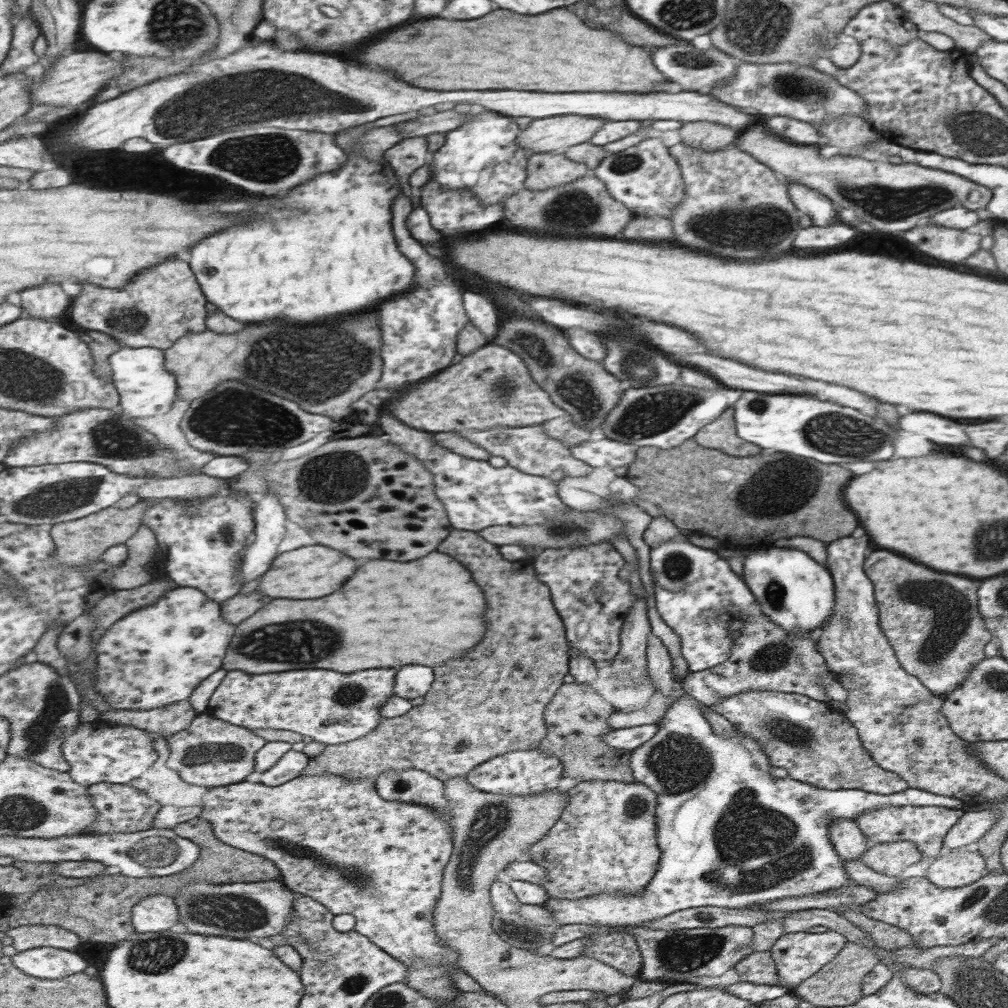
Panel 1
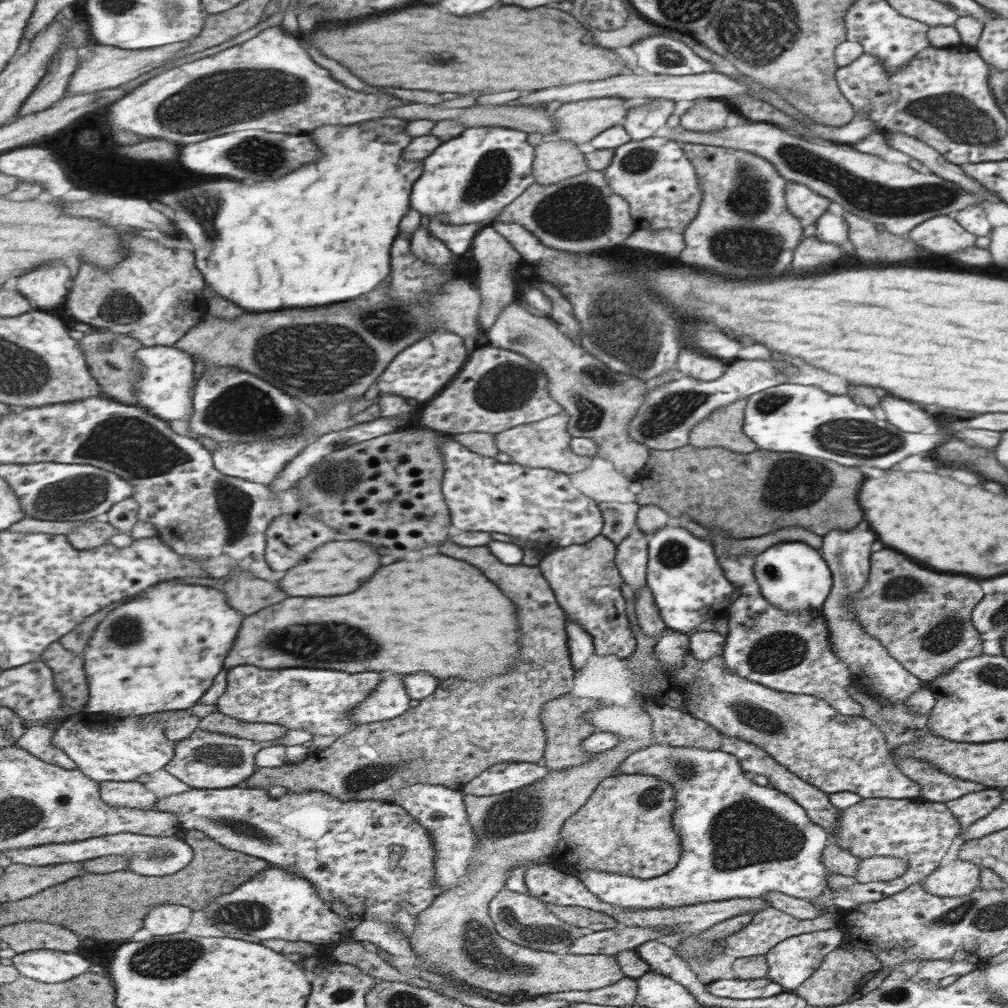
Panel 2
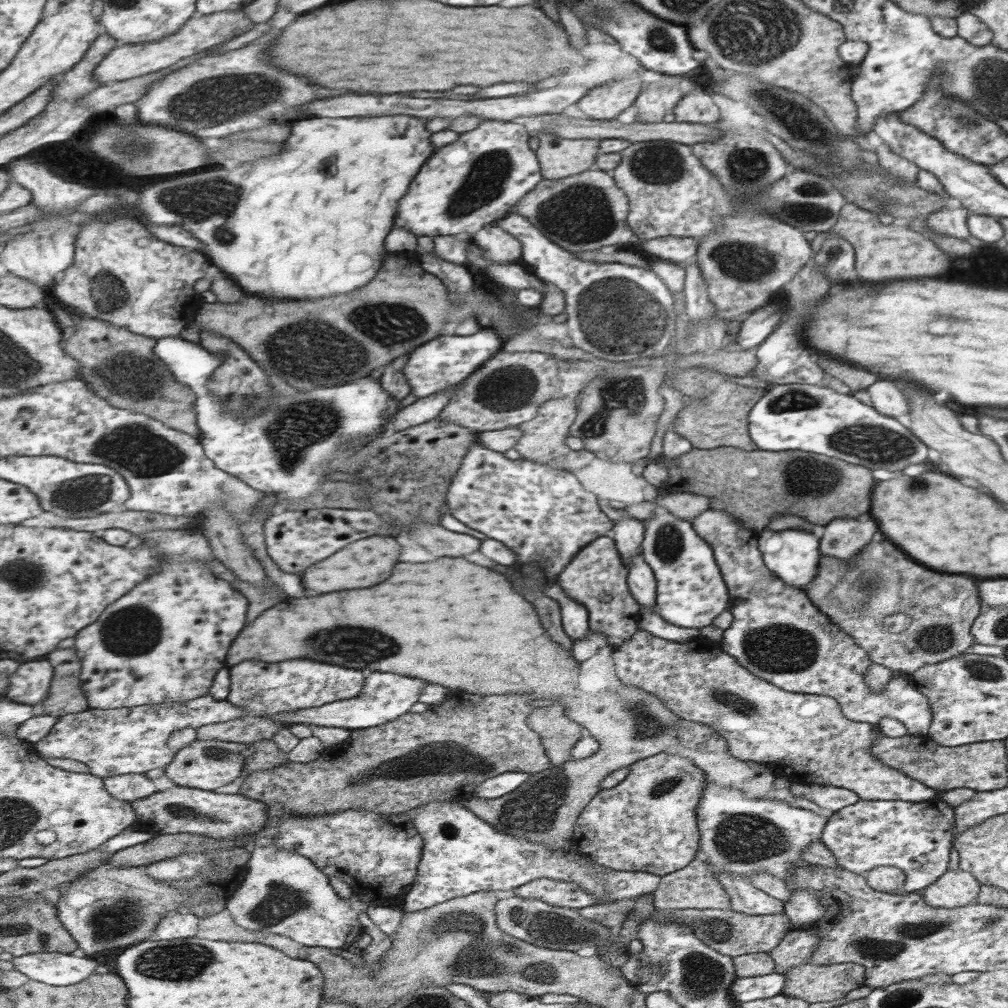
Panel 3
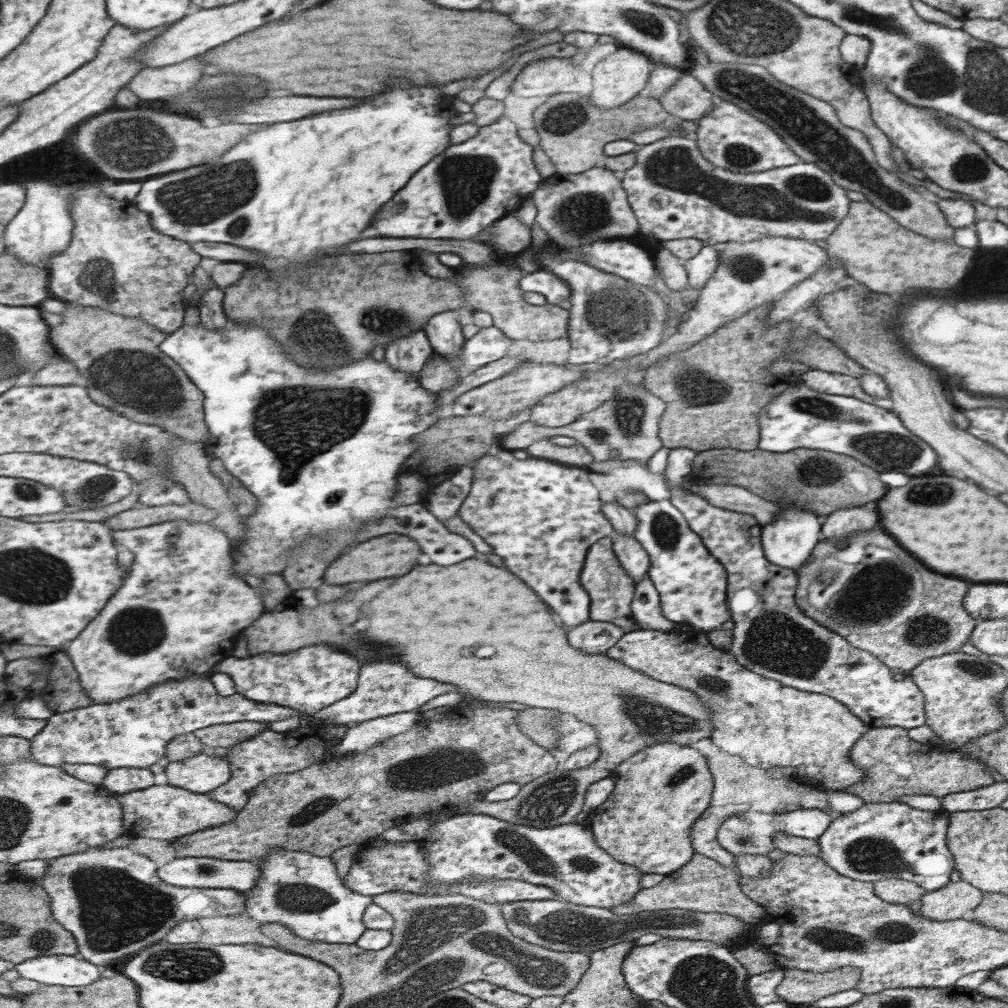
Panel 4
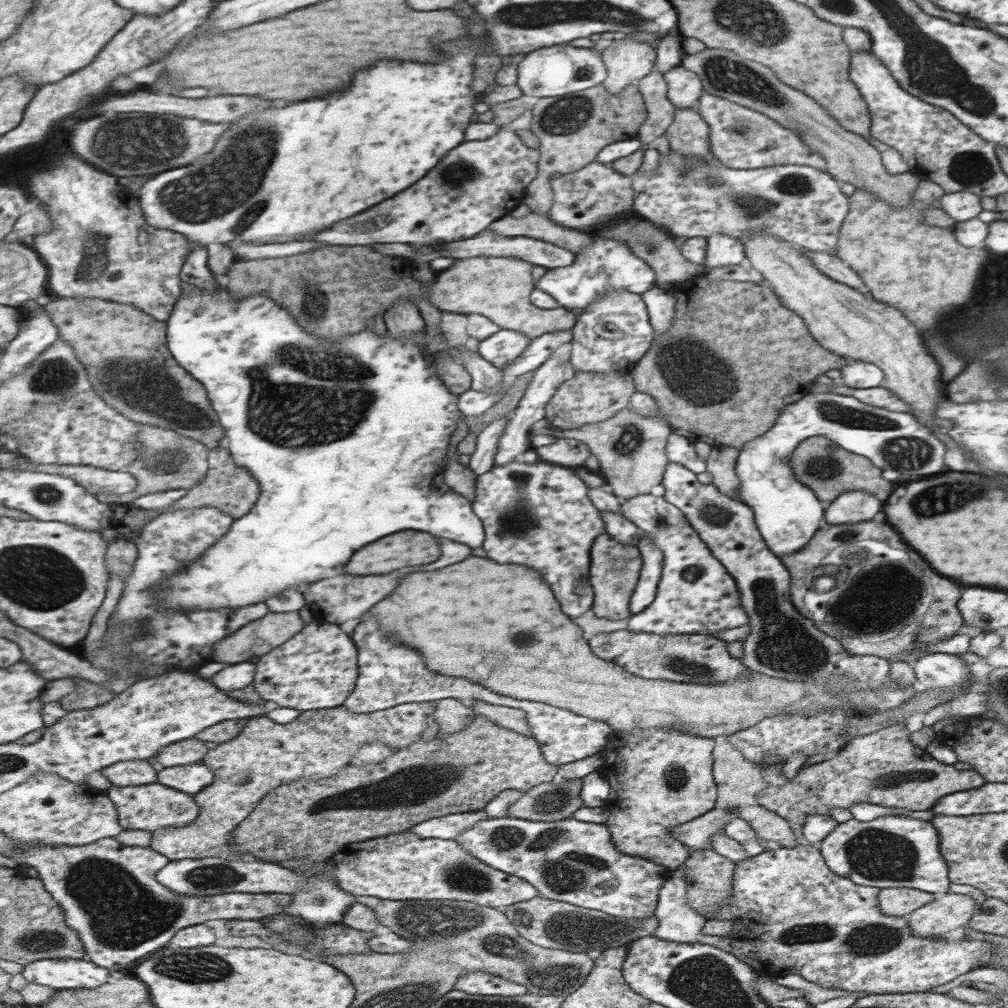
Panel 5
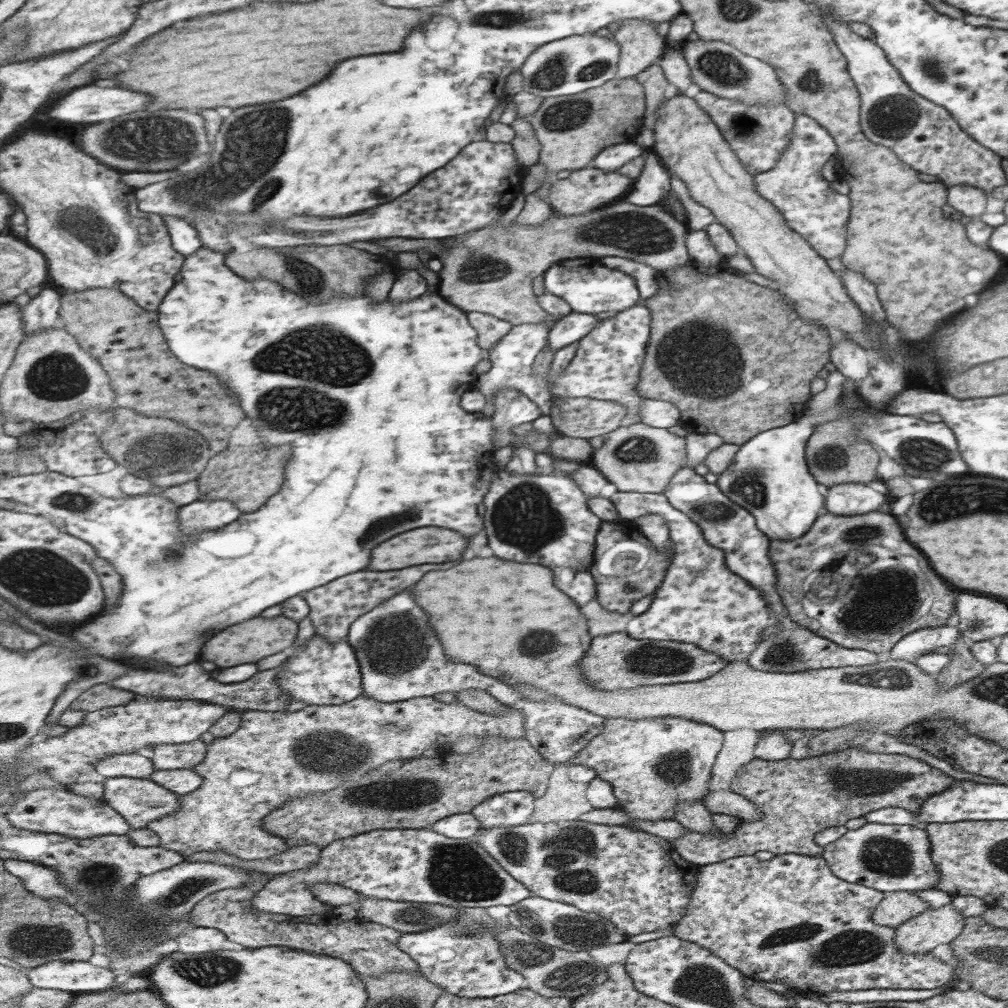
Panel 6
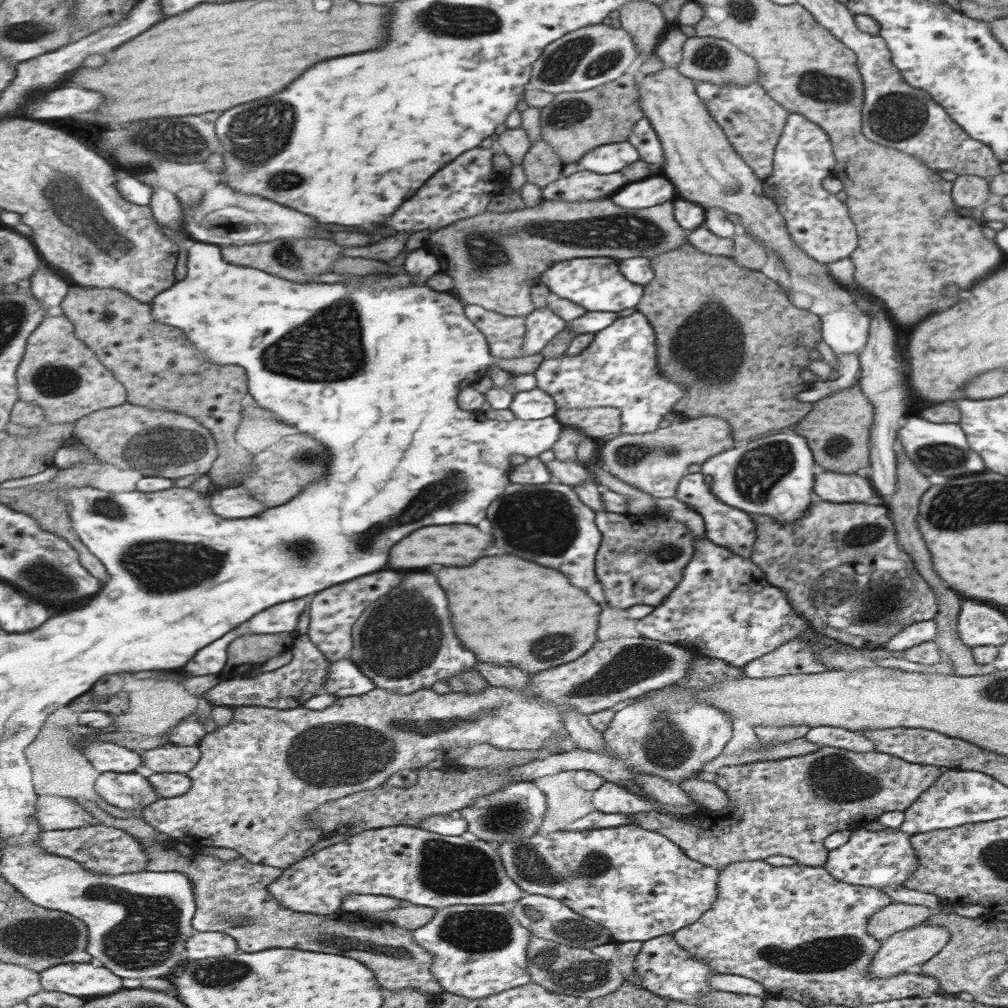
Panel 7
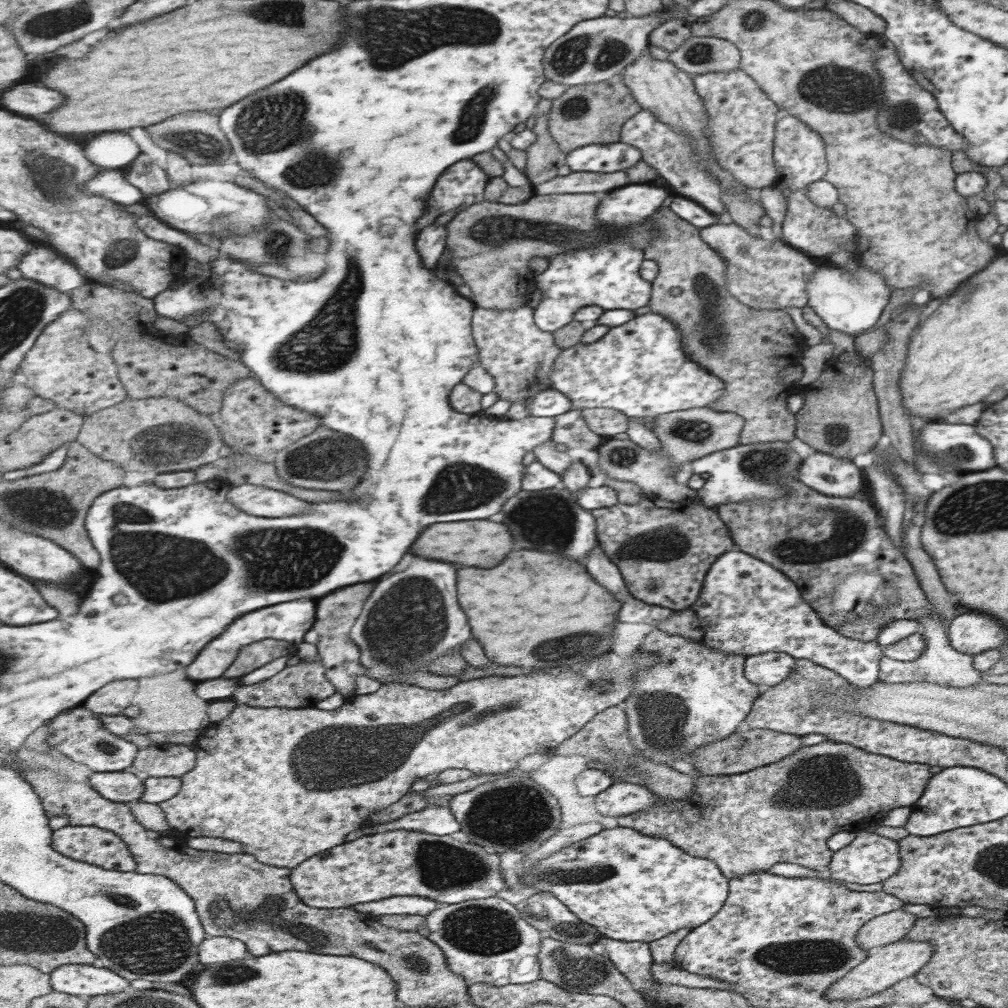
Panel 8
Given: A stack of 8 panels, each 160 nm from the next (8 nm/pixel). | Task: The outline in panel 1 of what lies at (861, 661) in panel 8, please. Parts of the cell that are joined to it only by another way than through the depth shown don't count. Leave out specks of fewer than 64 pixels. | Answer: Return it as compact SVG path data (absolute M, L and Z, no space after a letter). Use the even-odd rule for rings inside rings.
M683 537L666 540L650 548L645 569L650 588L653 590L654 606L661 621L677 634L680 654L686 660L689 673L703 671L721 664L731 654L733 640L728 630L731 620L741 620L743 612L751 602L753 594L743 579L731 572L726 559L720 558L716 550L697 548Z

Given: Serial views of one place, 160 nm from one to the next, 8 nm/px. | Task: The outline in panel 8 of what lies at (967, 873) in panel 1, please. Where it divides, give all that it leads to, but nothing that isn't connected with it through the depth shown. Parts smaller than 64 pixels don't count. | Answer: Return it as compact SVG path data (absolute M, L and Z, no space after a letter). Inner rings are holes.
M901 939L876 947L862 960L861 964L854 966L849 973L835 982L827 990L825 997L829 997L830 1000L857 1000L873 996L907 976L914 976L930 960L931 953L933 953L933 946L926 939Z

